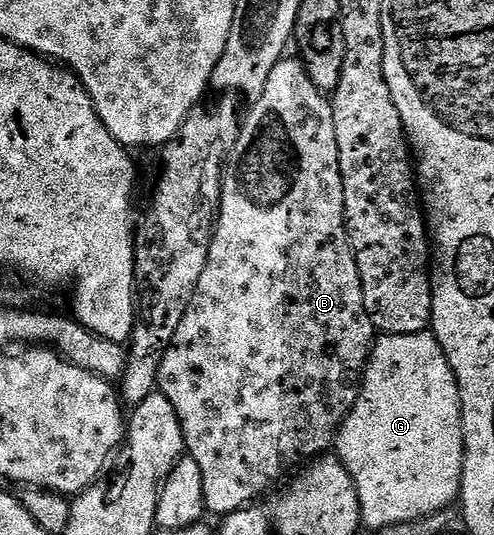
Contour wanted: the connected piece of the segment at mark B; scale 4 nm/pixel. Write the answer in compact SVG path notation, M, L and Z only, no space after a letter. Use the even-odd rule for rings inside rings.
M285 57L278 61L278 65L274 65L274 69L270 69L270 78L266 81L266 89L262 93L262 97L254 100L249 107L252 108L249 111L247 108L246 114L243 116L240 124L238 141L232 144L232 150L228 152L224 165L224 180L222 180L222 189L220 190L220 213L216 216L216 232L212 235L212 244L210 245L210 253L206 261L206 269L202 269L202 277L198 277L198 285L196 286L192 303L188 306L186 313L182 317L182 325L178 325L178 329L174 333L172 343L168 346L168 352L164 355L160 372L156 378L158 389L164 394L166 401L170 401L170 405L174 407L174 413L178 415L178 421L182 425L184 450L187 458L198 461L198 469L202 469L202 493L204 494L205 508L211 514L213 511L217 517L229 515L235 511L240 511L246 506L255 504L259 500L256 498L259 495L266 494L291 467L297 466L296 468L299 468L301 465L307 464L309 461L333 450L336 442L336 433L340 430L340 426L344 423L344 418L350 413L350 409L356 404L356 399L360 396L359 386L362 382L362 372L364 366L368 364L368 357L372 353L374 342L374 328L370 321L370 313L366 313L358 265L356 264L356 258L348 240L348 229L344 226L344 186L342 185L342 173L340 172L340 162L338 161L338 141L334 137L334 113L332 112L329 96L325 92L318 90L314 85L314 81L310 81L303 62L299 58L293 57L291 59L291 57Z

